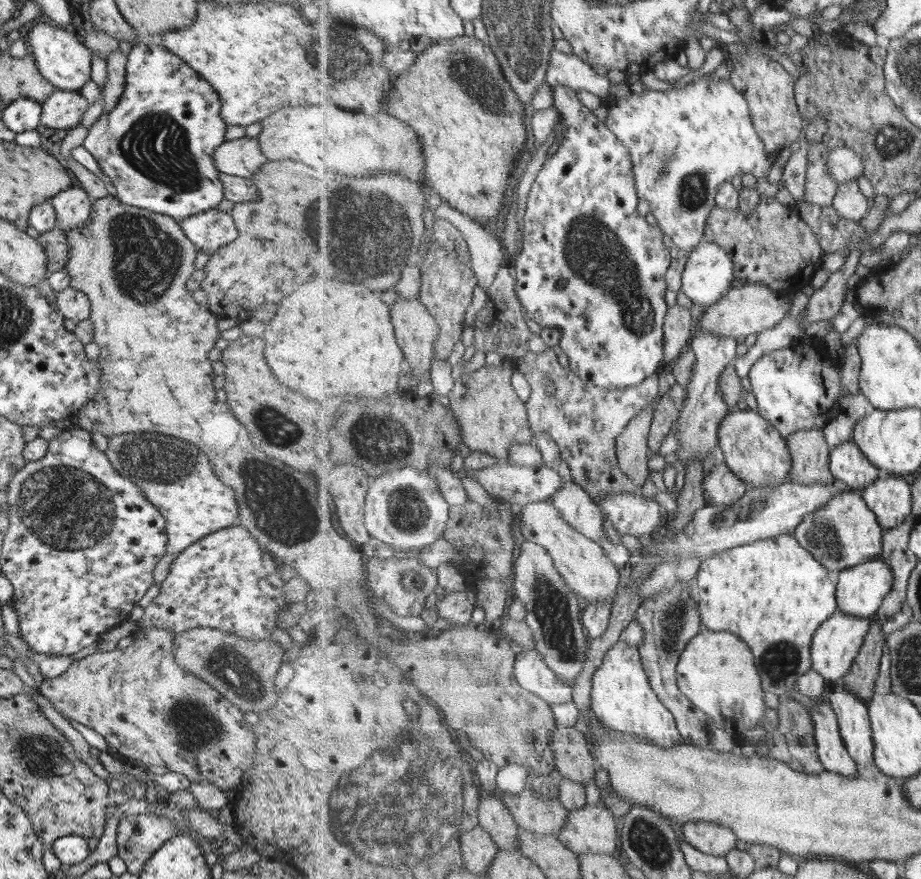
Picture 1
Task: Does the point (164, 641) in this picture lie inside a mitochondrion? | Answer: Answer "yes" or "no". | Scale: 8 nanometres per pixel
no

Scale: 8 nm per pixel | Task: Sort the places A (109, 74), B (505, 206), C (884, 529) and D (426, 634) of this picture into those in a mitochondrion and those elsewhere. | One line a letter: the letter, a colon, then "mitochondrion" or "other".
A: other
B: other
C: other
D: other

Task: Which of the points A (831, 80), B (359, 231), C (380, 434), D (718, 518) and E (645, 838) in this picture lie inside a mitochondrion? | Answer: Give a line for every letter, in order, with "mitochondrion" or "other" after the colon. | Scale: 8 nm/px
A: other
B: mitochondrion
C: mitochondrion
D: other
E: mitochondrion

